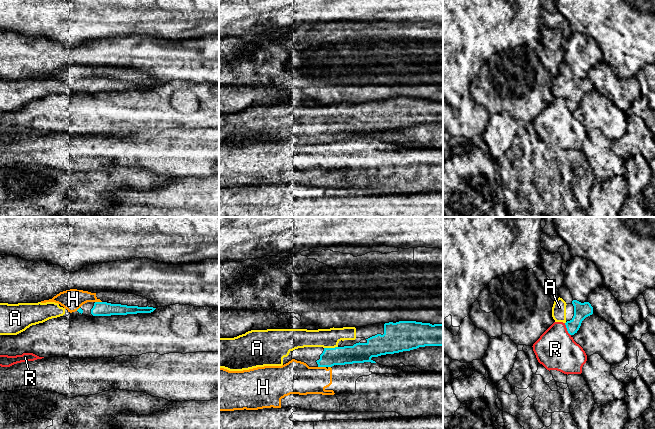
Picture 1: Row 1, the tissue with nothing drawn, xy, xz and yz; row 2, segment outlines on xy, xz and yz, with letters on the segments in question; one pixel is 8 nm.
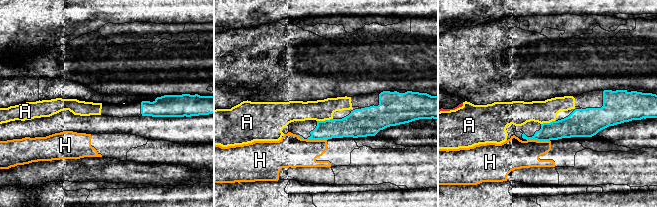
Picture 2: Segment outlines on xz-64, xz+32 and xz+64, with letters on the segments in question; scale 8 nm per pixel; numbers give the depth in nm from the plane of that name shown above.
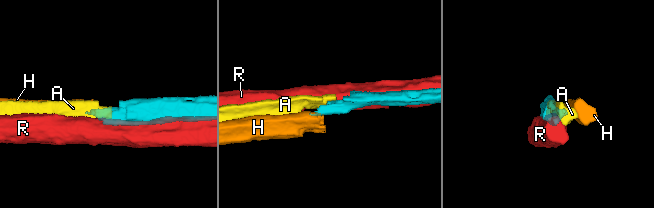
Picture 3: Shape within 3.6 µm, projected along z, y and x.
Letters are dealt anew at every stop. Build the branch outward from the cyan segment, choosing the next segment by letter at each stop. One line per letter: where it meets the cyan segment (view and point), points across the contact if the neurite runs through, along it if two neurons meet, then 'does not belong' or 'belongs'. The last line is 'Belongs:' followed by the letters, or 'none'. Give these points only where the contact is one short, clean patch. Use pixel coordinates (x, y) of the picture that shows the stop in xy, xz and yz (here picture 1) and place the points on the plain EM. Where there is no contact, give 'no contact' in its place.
A: xz (330, 124) | across xz (360, 128), (334, 128), (330, 124), (327, 114) | belongs
H: xz (322, 142) | along xz (318, 142), (325, 143) | does not belong
R: yz (567, 105) | does not belong
Belongs: A

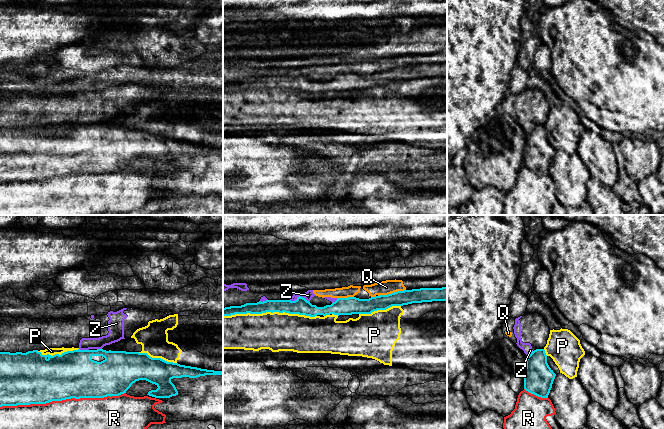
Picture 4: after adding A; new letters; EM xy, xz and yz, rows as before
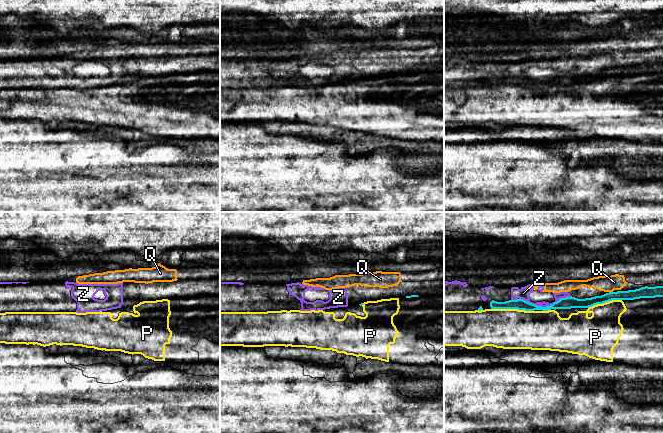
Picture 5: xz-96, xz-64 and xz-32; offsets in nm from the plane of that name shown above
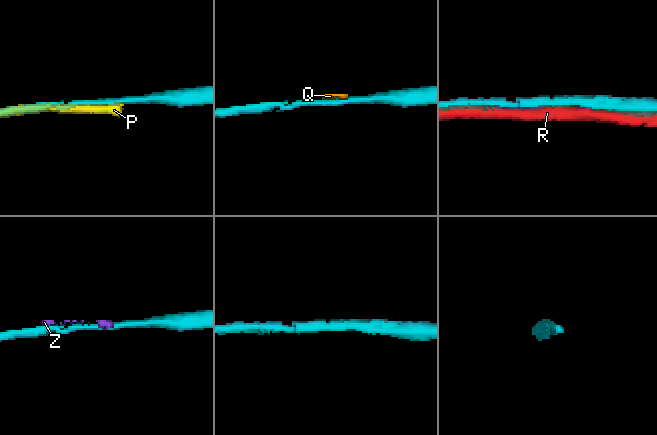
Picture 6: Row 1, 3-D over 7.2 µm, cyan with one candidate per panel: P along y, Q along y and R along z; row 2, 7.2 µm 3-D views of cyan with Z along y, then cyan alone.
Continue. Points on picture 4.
P: xz (269, 87) | does not belong
Q: xz (391, 69) | does not belong
R: xy (62, 175) | does not belong
Z: xz (300, 72) | does not belong
Belongs: none

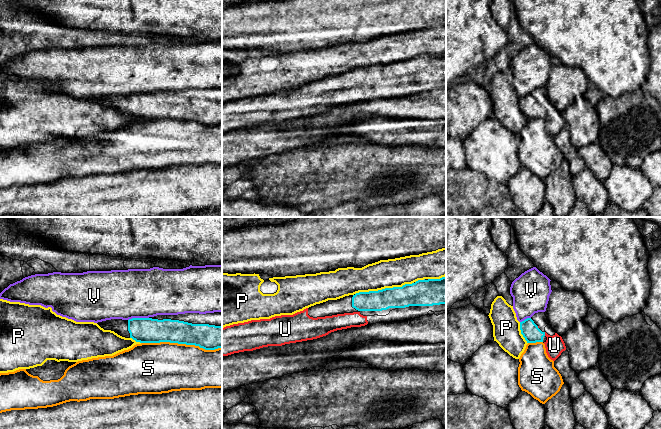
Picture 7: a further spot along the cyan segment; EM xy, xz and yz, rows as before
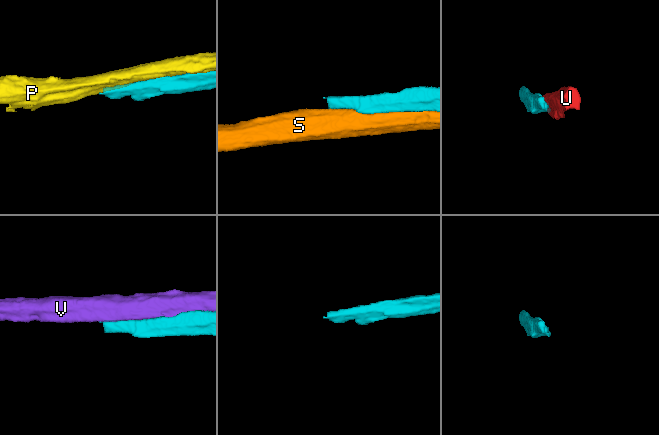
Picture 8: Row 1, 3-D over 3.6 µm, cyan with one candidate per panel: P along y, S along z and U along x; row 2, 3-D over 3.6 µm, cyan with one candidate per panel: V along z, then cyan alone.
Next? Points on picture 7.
P: xz (385, 64) | does not belong
S: xy (181, 119) | does not belong
U: yz (544, 110) | belongs
V: xy (138, 94) | does not belong
Belongs: U

